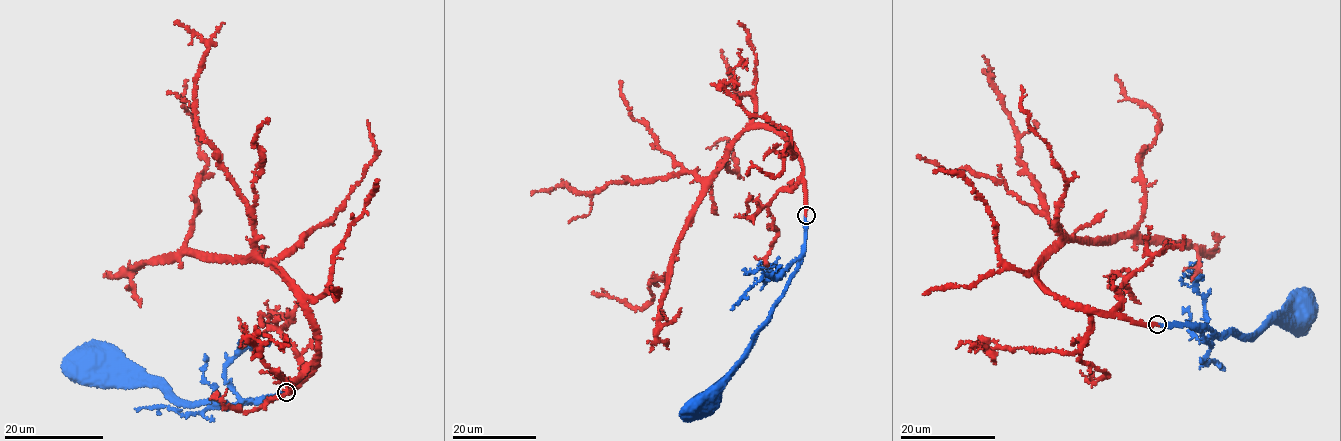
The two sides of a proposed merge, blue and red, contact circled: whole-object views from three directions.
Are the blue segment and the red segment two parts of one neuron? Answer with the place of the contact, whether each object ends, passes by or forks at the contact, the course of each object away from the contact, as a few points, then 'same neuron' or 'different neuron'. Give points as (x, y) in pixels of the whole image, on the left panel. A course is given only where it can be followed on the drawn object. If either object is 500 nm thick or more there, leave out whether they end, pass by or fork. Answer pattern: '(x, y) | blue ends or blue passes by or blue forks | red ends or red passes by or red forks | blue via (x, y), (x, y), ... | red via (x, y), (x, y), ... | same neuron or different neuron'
(286, 392) | blue ends | red ends | blue via (286, 393), (257, 403), (189, 404), (160, 388), (116, 375), (110, 379), (95, 368) | red via (286, 392), (320, 356), (297, 289), (268, 265), (199, 257), (185, 243), (208, 159), (186, 106), (187, 79) | same neuron

